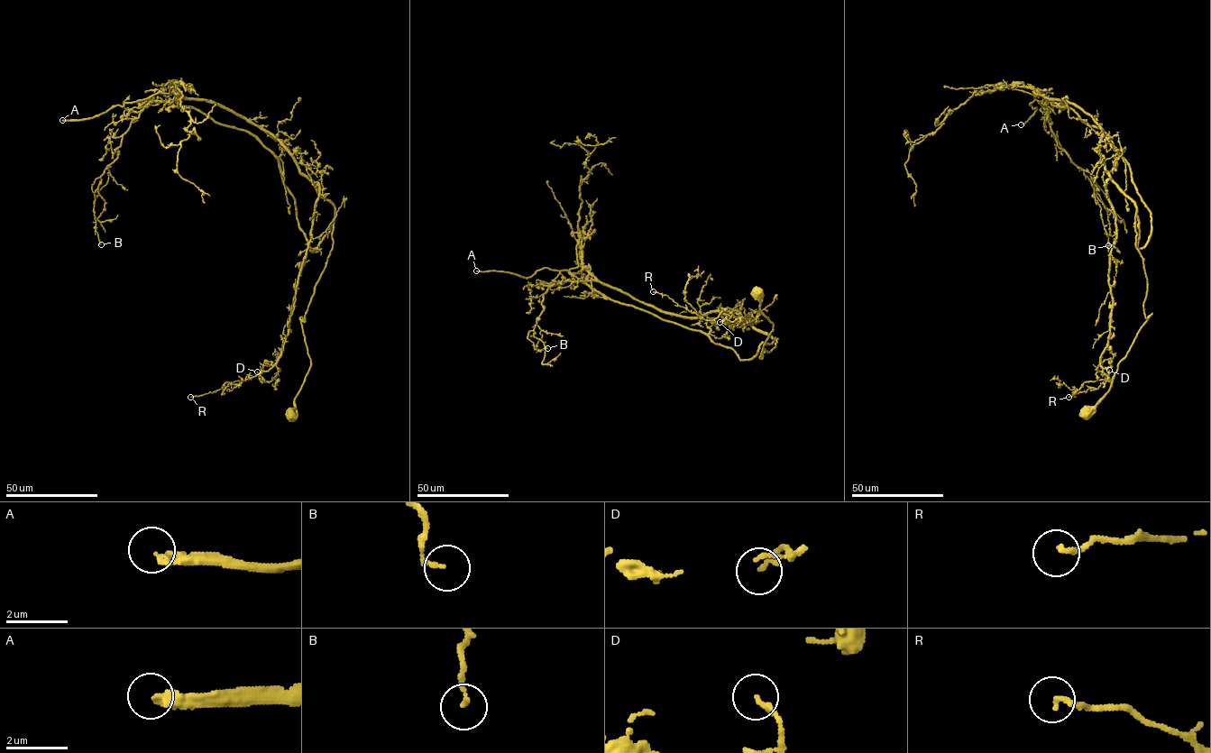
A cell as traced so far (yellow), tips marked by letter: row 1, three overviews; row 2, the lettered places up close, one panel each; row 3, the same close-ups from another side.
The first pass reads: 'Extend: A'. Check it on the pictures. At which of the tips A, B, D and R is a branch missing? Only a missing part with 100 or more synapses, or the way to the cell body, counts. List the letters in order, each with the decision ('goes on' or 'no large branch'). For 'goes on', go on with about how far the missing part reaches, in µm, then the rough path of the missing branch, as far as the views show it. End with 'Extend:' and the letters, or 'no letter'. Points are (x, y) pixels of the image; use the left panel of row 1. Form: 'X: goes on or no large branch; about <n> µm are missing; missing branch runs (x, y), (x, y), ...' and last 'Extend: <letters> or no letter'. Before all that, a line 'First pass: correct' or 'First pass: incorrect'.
First pass: correct
A: goes on; about 90 µm are missing
B: no large branch
D: no large branch
R: no large branch
Extend: A

